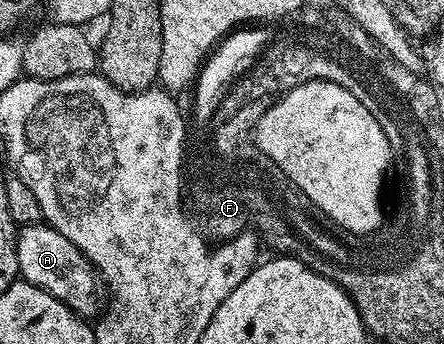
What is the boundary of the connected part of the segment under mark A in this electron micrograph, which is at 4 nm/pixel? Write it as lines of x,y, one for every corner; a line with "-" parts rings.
41,222
23,225
16,233
16,253
18,273
23,280
46,290
78,316
92,318
101,311
100,296
96,293
96,284
98,288
96,269
80,253
78,246
74,246
74,242
58,234
58,230
54,230
51,224

